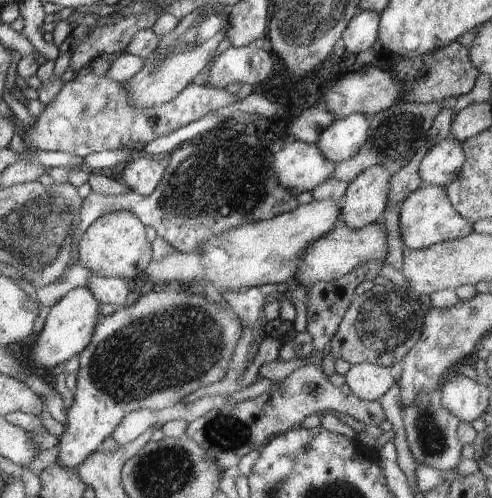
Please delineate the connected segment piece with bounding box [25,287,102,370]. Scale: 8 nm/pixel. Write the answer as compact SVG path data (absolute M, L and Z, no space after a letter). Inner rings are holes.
M78 287L67 292L64 298L50 308L45 318L45 326L26 350L28 364L25 367L50 370L58 364L67 362L78 353L82 353L90 345L91 336L102 320L100 304L94 292L89 291L86 287Z

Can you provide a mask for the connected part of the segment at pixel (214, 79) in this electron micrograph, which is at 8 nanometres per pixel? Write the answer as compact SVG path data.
M253 44L228 47L217 56L209 72L209 82L204 85L224 89L226 85L240 83L256 89L272 72L274 58Z

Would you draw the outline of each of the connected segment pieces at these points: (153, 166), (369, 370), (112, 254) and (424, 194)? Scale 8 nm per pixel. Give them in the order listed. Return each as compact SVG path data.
M148 154L135 155L127 161L122 172L122 182L130 191L148 196L155 192L167 170L167 157L154 160Z
M372 363L351 365L344 375L348 388L353 394L365 401L378 401L394 384L394 376L400 366L383 367Z
M132 211L106 213L81 234L77 244L78 264L97 275L118 277L132 283L152 260L152 248L142 223L143 221L138 220Z
M423 184L417 191L411 192L399 206L399 227L403 247L412 250L420 250L439 242L464 238L474 230L473 224L454 210L446 188L426 184Z

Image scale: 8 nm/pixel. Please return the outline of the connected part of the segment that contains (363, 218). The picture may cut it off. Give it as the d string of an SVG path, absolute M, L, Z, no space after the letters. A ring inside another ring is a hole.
M376 165L349 182L341 199L339 221L355 231L382 220L391 192L391 176L382 165Z

